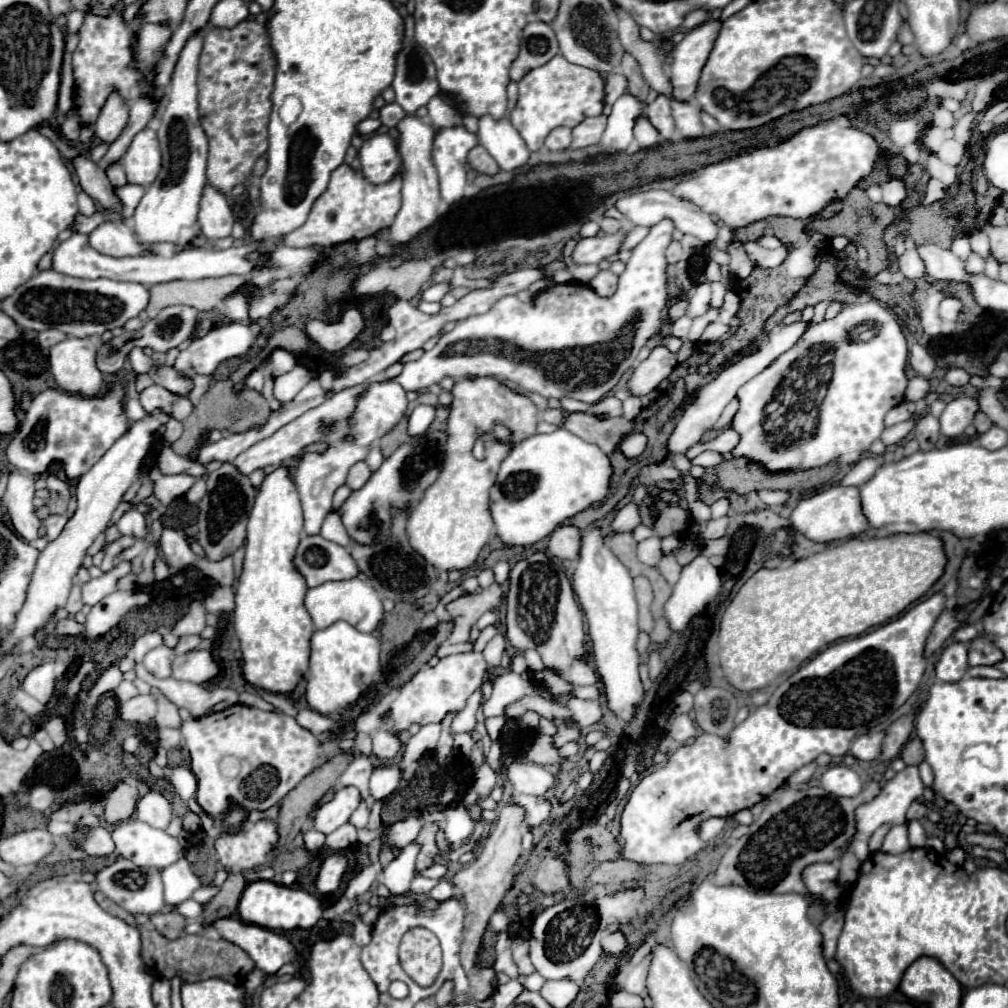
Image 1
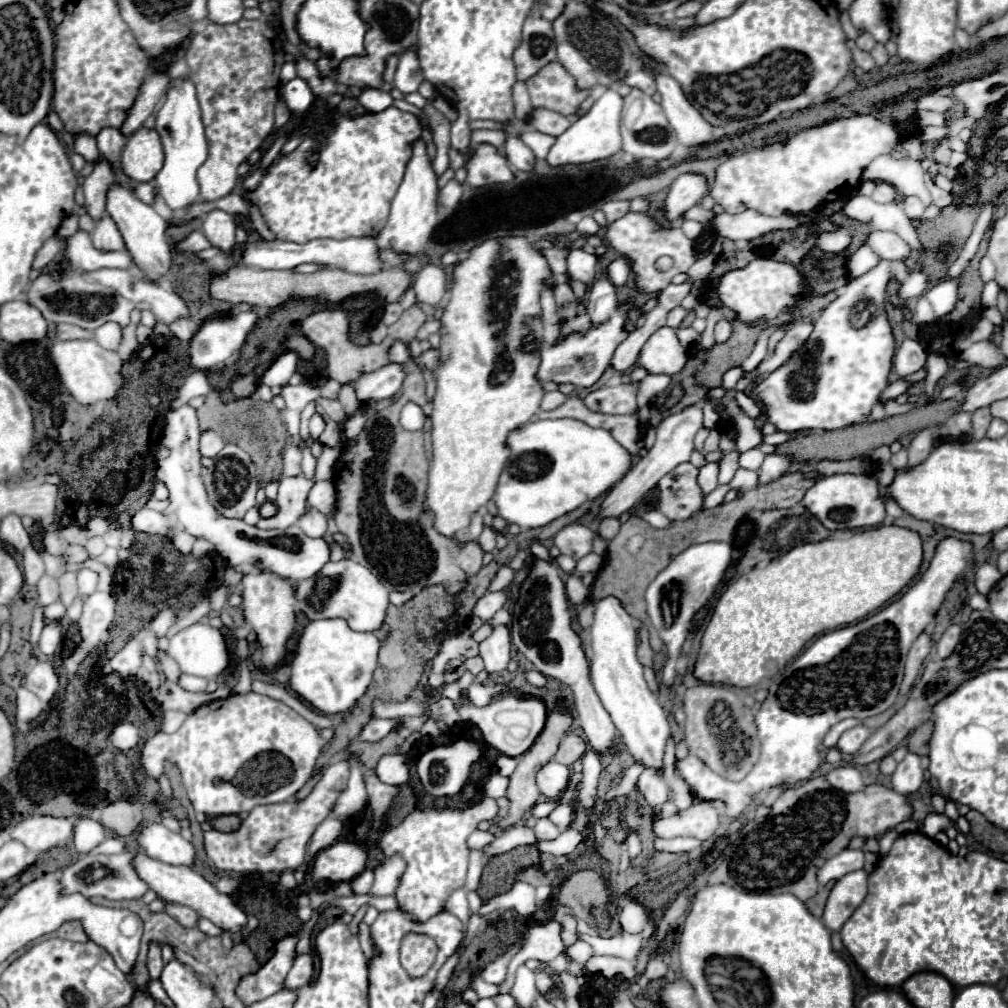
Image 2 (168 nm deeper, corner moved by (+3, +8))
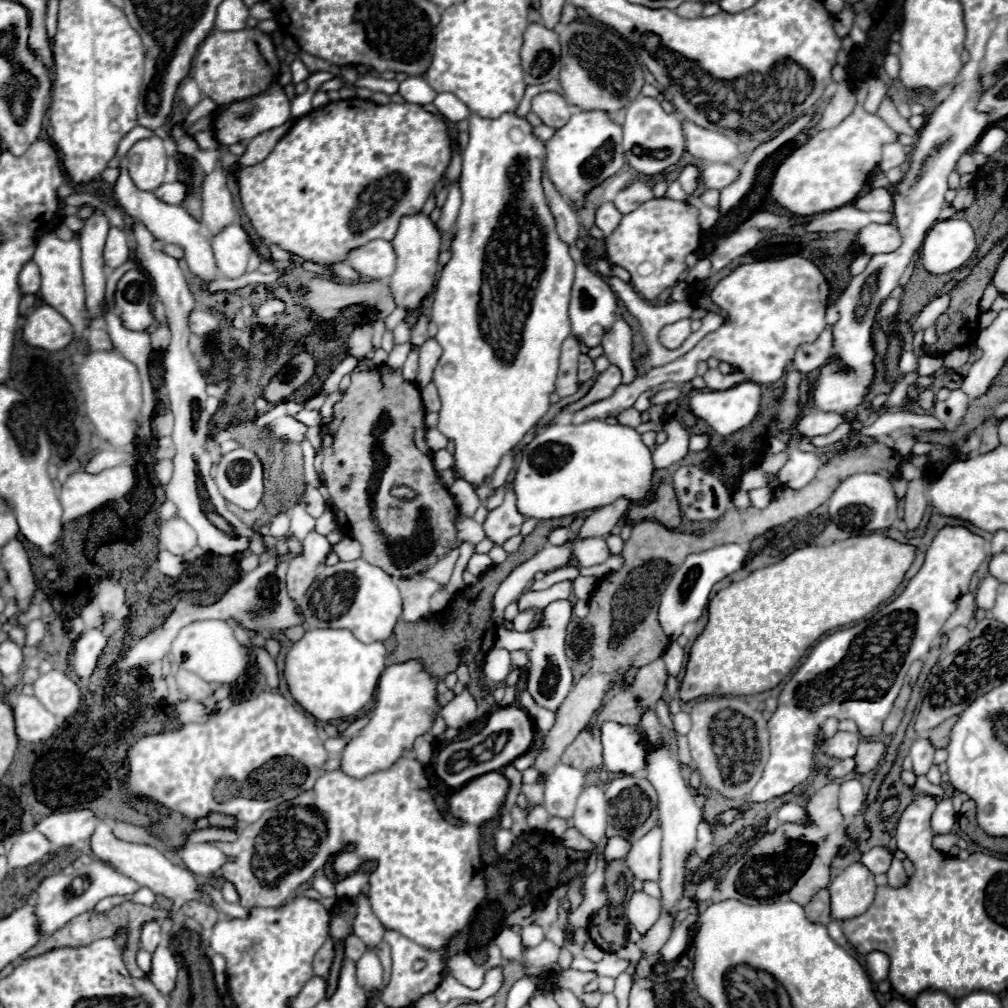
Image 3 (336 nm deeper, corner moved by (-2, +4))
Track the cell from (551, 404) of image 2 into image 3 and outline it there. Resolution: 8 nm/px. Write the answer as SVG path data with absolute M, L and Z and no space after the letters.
M570 335L562 343L560 353L560 369L556 379L556 393L560 397L568 397L578 389L578 355L580 355L580 343Z

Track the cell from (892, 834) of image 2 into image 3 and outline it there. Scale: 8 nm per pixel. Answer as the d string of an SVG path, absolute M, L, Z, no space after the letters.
M894 859L894 861L892 861L892 867L890 867L890 871L888 871L888 885L890 885L890 887L902 887L906 879L908 879L908 877L906 877L906 871L904 871L902 861Z

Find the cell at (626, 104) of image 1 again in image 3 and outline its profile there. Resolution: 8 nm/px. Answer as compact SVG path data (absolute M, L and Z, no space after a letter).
M576 111L570 121L556 129L546 143L546 173L574 207L584 207L584 197L596 185L618 173L624 165L622 129L604 111Z

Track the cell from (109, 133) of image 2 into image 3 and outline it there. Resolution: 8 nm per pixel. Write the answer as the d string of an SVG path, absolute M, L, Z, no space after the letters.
M122 169L120 179L118 179L116 187L114 187L114 193L116 193L120 205L124 207L124 211L130 217L134 217L136 221L144 223L148 227L148 231L152 231L152 235L156 235L158 241L174 243L174 245L178 245L184 251L184 259L188 263L190 273L194 273L202 281L214 281L218 277L218 269L216 269L216 261L214 261L214 255L212 255L210 239L200 233L200 223L182 205L168 205L168 203L156 199L154 193L140 191L132 183L132 179L130 179L126 169Z

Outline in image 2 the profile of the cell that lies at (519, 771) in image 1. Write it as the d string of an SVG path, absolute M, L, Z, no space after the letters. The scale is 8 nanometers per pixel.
M549 761L537 773L537 787L547 799L559 799L559 795L565 791L569 783L569 775L571 775L569 767Z

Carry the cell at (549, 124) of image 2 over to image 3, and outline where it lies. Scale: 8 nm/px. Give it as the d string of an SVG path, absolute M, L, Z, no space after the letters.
M554 91L538 93L532 99L532 111L542 119L544 125L548 125L552 129L560 129L562 125L566 125L572 115L570 105L564 101L562 95L558 95Z

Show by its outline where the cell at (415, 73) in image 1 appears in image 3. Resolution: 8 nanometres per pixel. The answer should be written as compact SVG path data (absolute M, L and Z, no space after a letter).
M406 77L400 87L398 93L402 95L404 101L408 103L418 103L418 105L428 105L434 101L436 91L426 83L424 77Z

